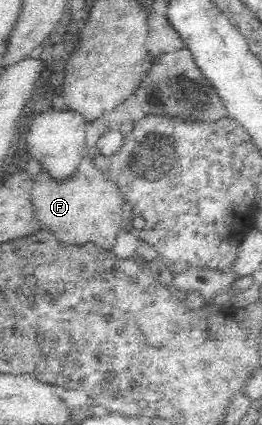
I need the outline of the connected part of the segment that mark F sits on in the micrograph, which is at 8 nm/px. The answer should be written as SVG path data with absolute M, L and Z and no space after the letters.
M84 157L75 177L61 184L40 172L33 180L30 194L38 232L48 231L62 246L82 249L96 243L96 247L112 251L120 231L120 197L90 159Z

